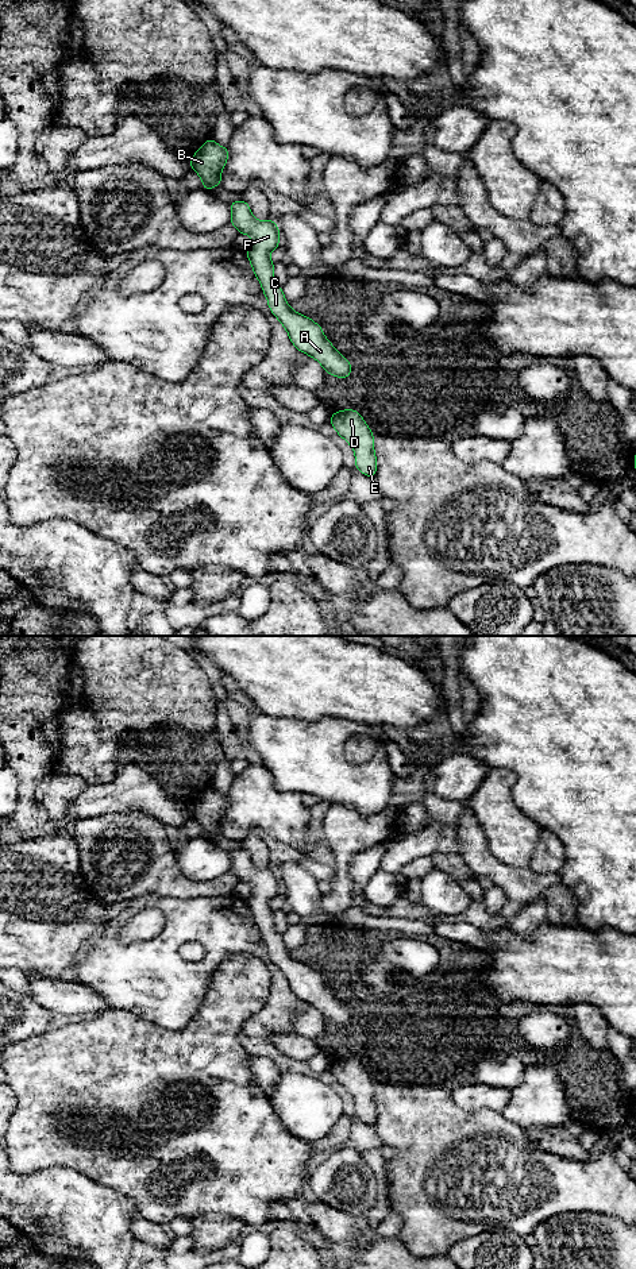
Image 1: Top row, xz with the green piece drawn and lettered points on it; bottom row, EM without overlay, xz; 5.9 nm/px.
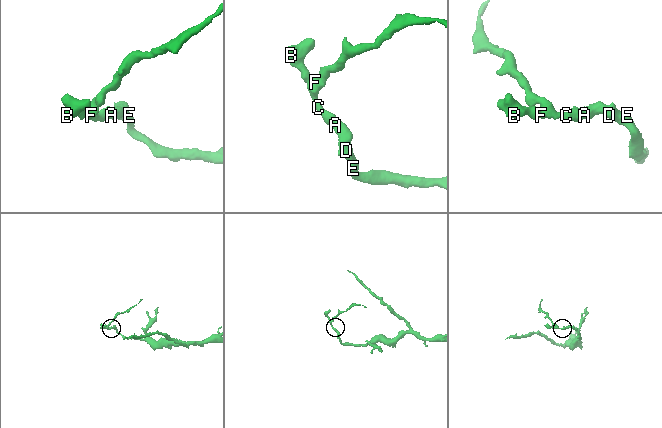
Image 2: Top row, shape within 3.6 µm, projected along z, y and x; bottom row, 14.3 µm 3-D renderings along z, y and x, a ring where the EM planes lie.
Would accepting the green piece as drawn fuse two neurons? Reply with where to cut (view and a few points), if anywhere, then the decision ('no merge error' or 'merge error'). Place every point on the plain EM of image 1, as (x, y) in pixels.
cut none; no merge error

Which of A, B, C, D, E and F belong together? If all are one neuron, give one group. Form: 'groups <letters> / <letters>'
groups A B C D E F

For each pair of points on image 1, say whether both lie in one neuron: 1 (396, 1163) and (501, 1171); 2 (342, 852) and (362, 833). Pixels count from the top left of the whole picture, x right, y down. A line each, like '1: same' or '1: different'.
1: same
2: same

